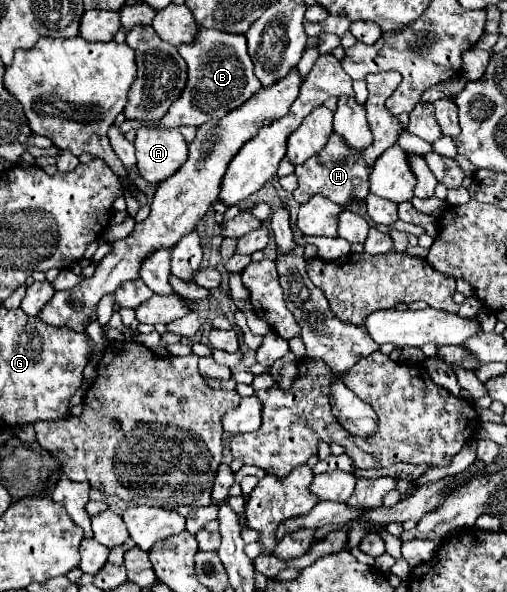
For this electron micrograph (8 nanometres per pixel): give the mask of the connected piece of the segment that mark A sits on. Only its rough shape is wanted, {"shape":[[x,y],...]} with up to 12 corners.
{"shape":[[137,129],[137,169],[169,179],[187,159],[179,129]]}

